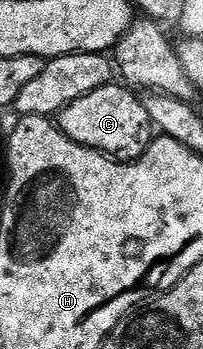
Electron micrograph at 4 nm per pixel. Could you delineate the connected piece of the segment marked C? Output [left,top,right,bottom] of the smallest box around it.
[59,87,155,159]

